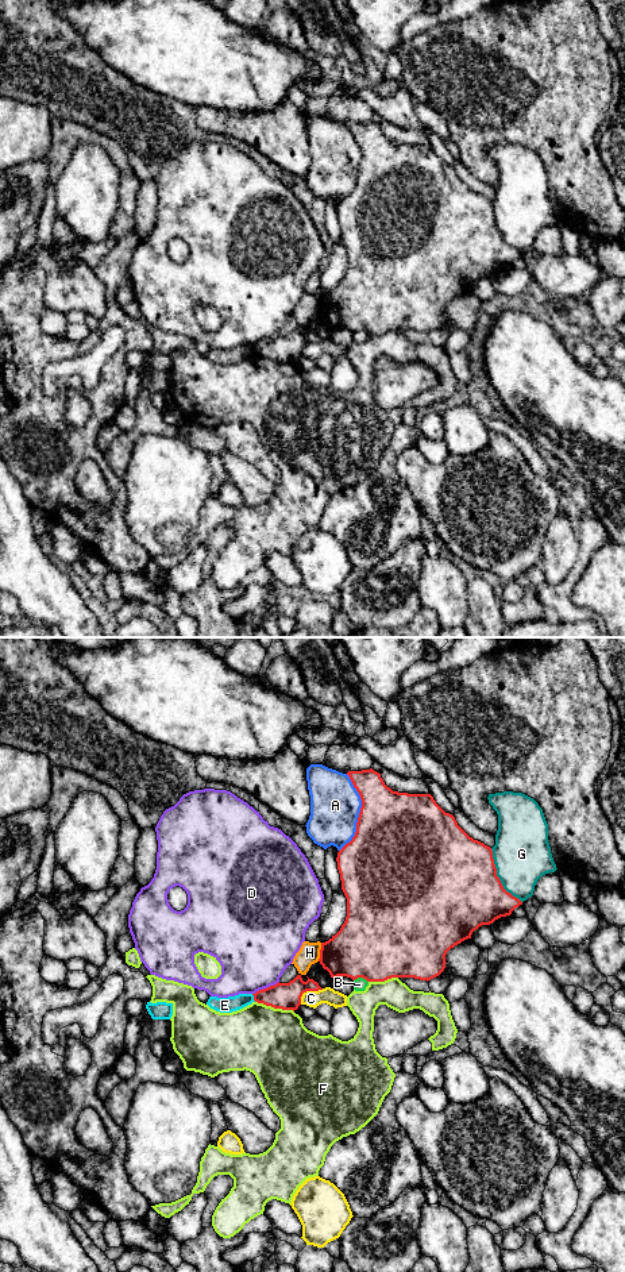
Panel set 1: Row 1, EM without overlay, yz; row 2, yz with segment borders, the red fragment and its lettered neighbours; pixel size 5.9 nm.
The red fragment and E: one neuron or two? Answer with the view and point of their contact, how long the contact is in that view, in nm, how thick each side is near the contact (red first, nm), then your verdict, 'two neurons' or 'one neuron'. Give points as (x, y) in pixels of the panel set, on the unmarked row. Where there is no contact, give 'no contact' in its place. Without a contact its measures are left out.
contact yz (254, 350); length 50 nm; calibres 160 and 100 nm; two neurons

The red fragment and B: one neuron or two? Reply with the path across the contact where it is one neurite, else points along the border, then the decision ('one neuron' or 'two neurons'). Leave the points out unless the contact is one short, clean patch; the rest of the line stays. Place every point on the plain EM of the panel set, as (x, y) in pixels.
border along yz (354, 331), (363, 330), (367, 334); two neurons

